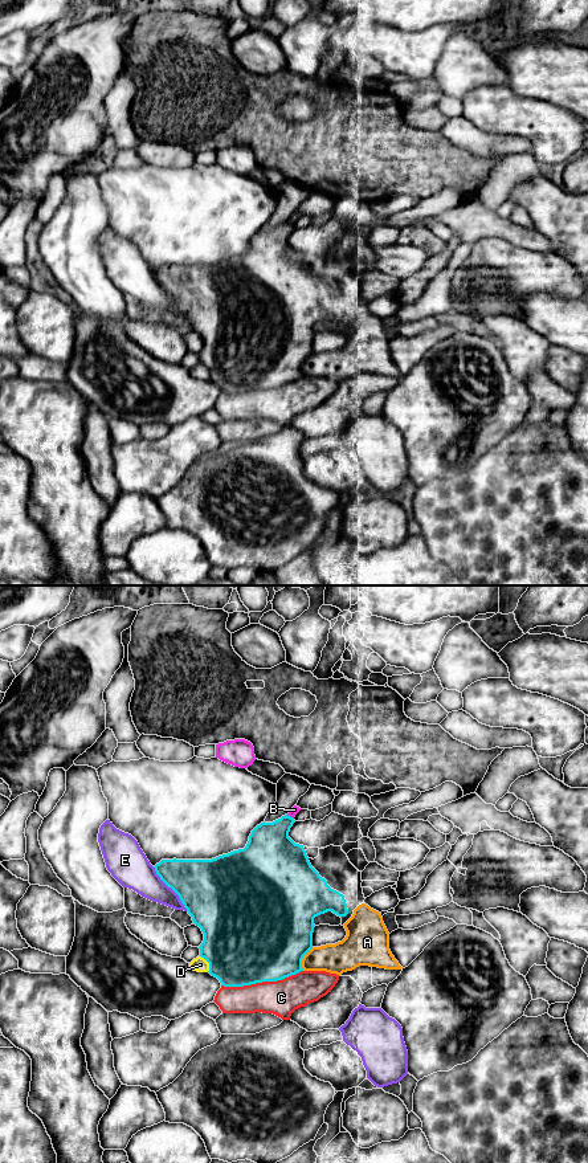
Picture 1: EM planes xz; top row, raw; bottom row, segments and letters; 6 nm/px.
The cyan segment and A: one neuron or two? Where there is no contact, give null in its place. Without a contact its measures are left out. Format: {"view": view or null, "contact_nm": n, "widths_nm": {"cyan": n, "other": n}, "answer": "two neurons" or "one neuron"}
{"view": "xz", "contact_nm": 160, "widths_nm": {"cyan": 500, "other": 190}, "answer": "one neuron"}

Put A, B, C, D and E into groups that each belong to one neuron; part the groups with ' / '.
A / B / C / D / E

